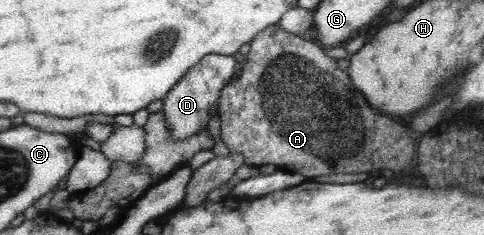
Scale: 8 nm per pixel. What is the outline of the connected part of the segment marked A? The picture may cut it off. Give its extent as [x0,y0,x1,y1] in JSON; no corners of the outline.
[217,26,414,179]

